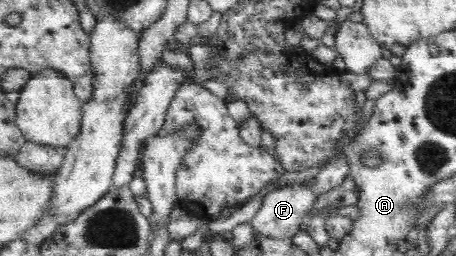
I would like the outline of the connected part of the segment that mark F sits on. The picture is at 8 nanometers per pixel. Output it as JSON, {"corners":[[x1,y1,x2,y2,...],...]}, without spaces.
{"corners":[[292,184,271,191,250,220,255,239,292,239,307,221,314,192,304,184]]}

